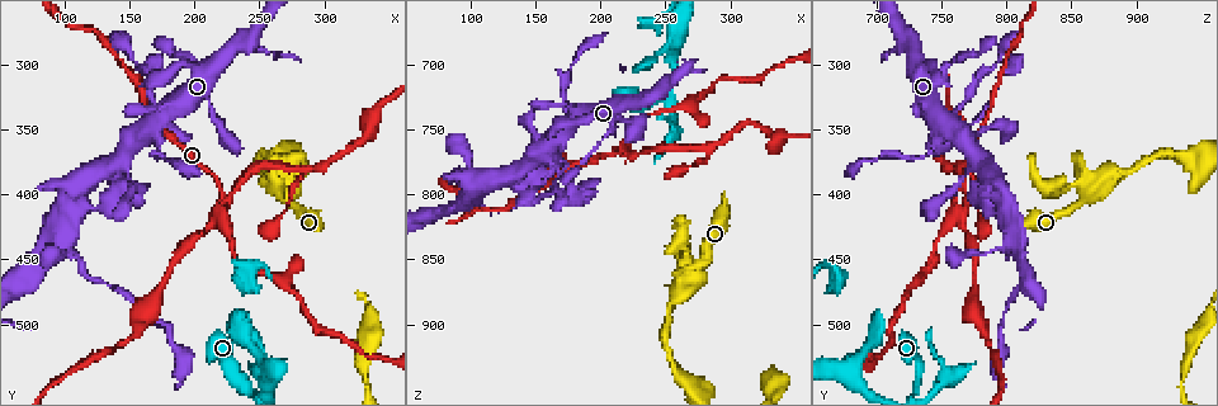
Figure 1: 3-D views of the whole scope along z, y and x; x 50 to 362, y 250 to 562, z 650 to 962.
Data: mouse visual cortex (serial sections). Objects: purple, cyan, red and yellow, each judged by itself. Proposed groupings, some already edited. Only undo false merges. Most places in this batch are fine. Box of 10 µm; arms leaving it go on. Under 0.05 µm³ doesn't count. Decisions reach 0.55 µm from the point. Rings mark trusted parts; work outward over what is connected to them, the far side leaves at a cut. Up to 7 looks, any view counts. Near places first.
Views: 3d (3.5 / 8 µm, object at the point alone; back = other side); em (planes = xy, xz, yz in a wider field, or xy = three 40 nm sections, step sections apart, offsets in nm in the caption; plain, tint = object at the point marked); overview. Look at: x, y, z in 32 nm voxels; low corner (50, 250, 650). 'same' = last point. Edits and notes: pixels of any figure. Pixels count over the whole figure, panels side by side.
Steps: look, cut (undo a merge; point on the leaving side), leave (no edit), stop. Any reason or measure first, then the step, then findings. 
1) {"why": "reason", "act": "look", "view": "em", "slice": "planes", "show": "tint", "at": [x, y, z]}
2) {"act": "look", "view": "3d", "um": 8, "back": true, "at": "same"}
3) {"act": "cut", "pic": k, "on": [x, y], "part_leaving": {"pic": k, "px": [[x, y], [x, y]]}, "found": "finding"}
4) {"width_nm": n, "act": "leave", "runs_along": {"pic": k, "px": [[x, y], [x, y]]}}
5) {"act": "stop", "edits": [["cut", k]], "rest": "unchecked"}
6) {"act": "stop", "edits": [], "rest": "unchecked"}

{"why": "abrupt turn", "act": "look", "view": "3d", "um": 3.5, "at": [216, 416, 764]}

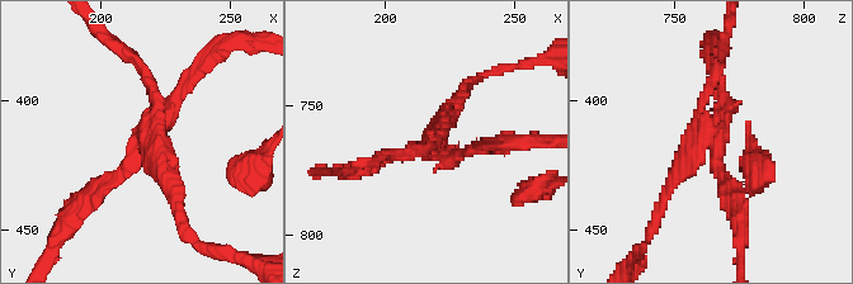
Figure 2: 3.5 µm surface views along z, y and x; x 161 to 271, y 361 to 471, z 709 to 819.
{"arms": 4, "arm_widths_nm": [150, 150, 150, 200], "act": "look", "view": "em", "slice": "xy", "step": 1, "show": "tint", "at": [217, 415, 765]}

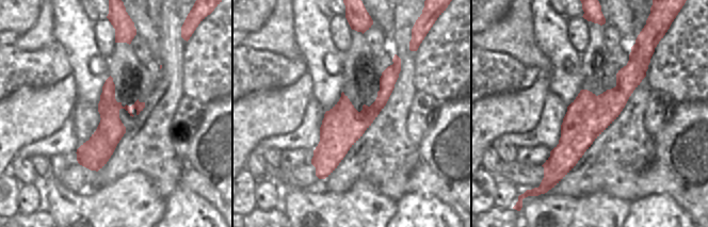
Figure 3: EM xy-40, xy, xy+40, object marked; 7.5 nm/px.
{"width_nm": 320, "act": "cut", "pic": 2, "on": [113, 181], "border": {"pic": 3, "px": [[117, 102], [109, 106], [100, 117]]}, "found": "a second cell is stuck on"}

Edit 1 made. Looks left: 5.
{"why": "thick turns thin", "act": "look", "view": "em", "slice": "planes", "show": "tint", "at": [172, 360, 746]}

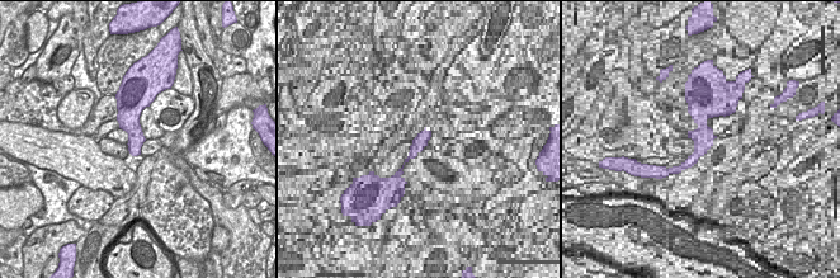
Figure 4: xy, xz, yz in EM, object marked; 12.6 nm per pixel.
{"act": "look", "view": "3d", "um": 3.5, "at": "same"}

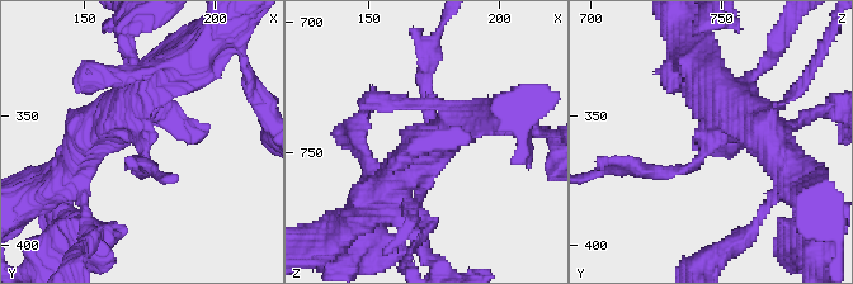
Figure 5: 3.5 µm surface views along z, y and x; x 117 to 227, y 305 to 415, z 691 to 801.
{"act": "leave", "runs_along": {"pic": 5, "px": [[154, 80], [131, 99], [142, 165]]}, "found": "continuous, no second cell"}

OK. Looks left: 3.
{"why": "thick turns thin", "act": "look", "view": "3d", "um": 3.5, "back": true, "at": [112, 452, 812]}

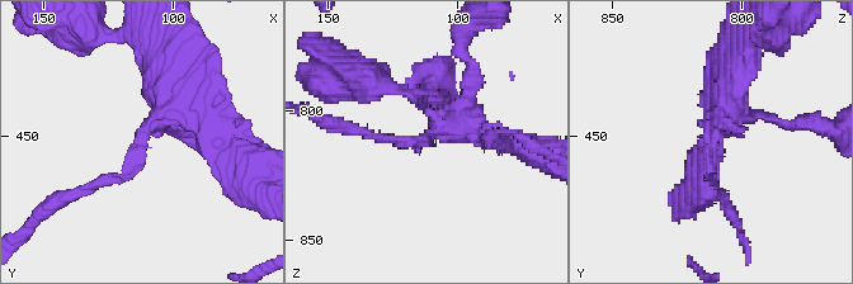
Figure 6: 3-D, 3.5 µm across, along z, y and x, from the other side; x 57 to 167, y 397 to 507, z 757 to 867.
{"arm_widths_nm": [100, 400], "why": "now the EM", "act": "look", "view": "em", "slice": "xy", "step": 5, "show": "tint", "at": [113, 455, 812]}

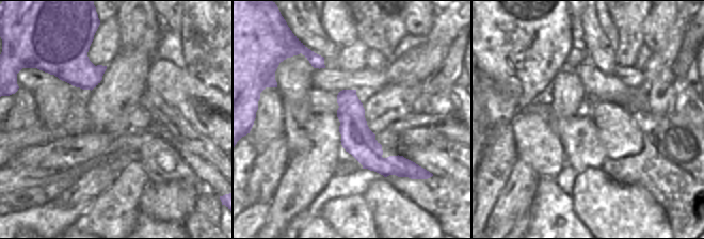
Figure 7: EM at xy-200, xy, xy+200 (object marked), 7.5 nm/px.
{"act": "leave", "found": "one cell here"}

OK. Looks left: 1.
{"act": "stop", "edits": [["cut", 2]], "rest": "unchecked"}

